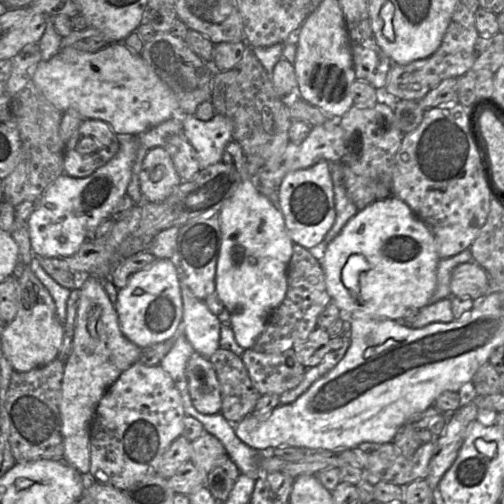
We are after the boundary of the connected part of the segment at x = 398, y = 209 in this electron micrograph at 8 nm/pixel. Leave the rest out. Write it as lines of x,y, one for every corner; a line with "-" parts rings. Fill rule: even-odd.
389,196
385,199
377,200
362,210
358,210
343,227
341,232
329,242
323,251
321,267
324,271
327,292
342,313
348,313
352,318
386,318
391,320
401,320
408,309
421,309
430,303
437,285
437,266
440,257
437,251
436,240
428,226
413,212
413,210
401,199

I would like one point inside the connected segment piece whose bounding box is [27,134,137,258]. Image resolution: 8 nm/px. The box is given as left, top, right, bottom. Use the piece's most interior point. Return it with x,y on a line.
69,207

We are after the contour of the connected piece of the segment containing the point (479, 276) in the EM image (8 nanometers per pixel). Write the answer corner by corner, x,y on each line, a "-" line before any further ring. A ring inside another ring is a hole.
475,261
454,268
450,281
452,296
478,299
490,292
490,277

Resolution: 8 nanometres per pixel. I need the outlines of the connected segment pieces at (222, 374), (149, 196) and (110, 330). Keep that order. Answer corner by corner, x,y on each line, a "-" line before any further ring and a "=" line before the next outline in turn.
218,348
208,359
215,368
220,384
220,413
230,423
237,424
253,412
261,394
253,386
240,356
=
164,147
147,151
139,174
141,193
147,201
157,203
165,200
181,182
=
90,275
82,281
79,290
72,352
64,363
59,410
64,447
62,460
85,474
90,468
90,427
95,408
120,374
138,362
141,348
122,333
115,305
108,297
103,281

